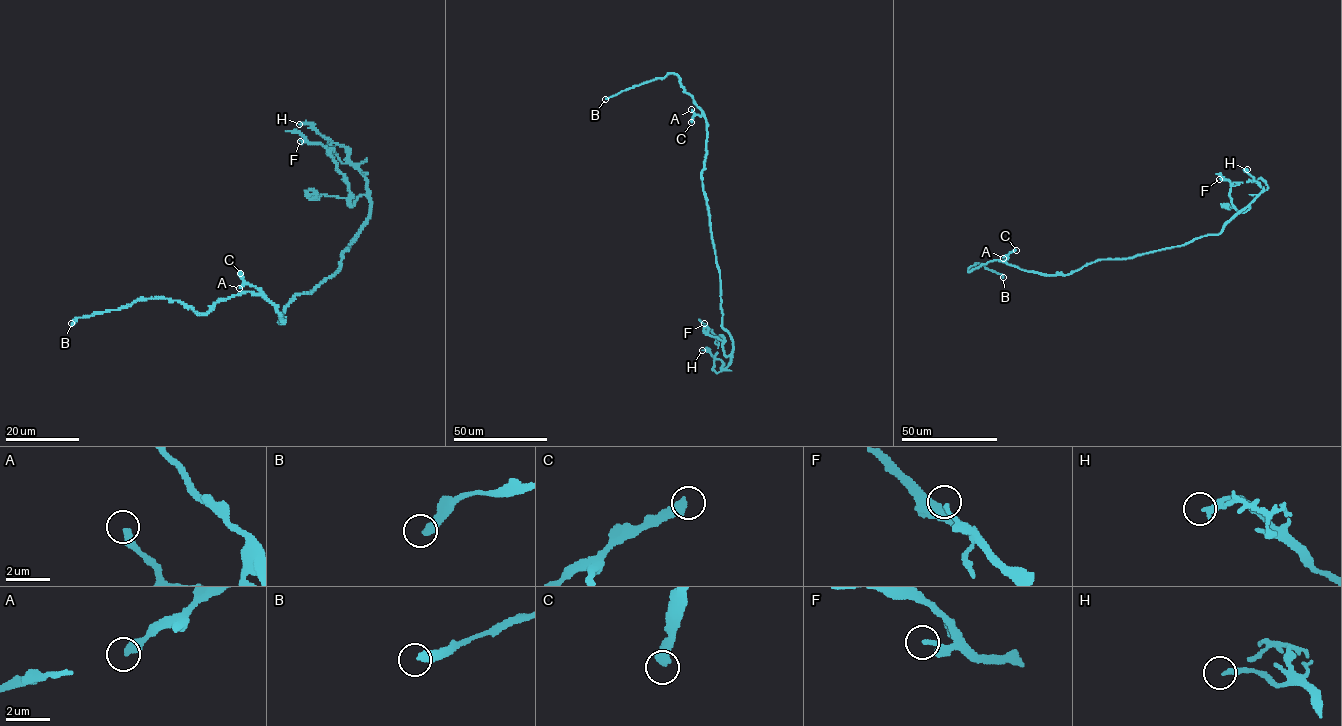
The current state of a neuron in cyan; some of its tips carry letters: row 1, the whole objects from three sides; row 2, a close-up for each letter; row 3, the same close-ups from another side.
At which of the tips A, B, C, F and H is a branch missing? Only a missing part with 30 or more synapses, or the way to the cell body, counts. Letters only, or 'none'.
B, C

